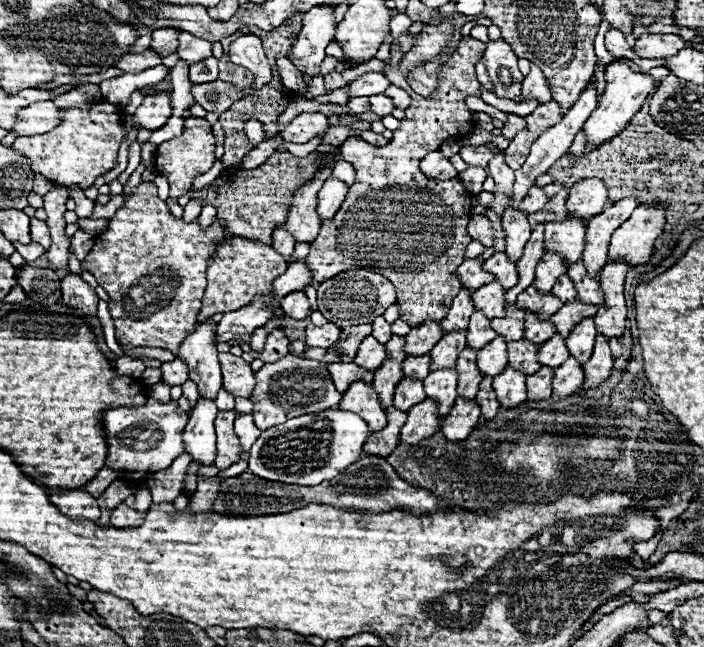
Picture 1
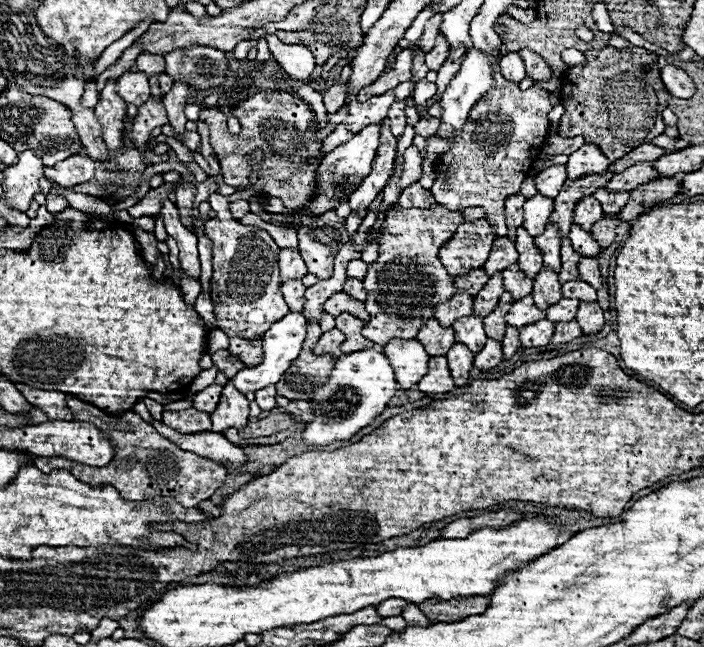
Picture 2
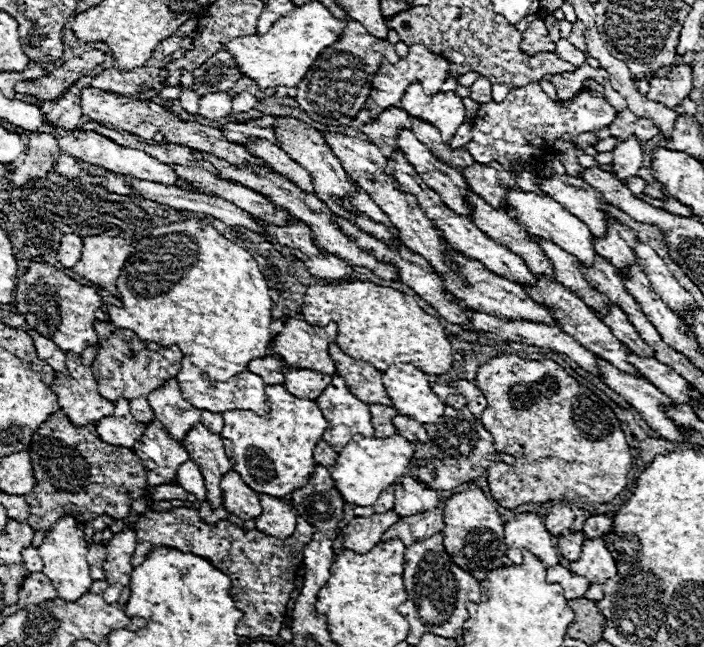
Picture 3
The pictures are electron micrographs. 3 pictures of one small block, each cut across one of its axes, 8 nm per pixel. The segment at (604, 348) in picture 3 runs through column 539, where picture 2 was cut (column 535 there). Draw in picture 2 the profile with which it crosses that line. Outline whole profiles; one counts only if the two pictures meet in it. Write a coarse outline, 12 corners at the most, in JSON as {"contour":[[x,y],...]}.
{"contour":[[552,268],[534,278],[532,298],[538,308],[562,300],[562,284]]}

